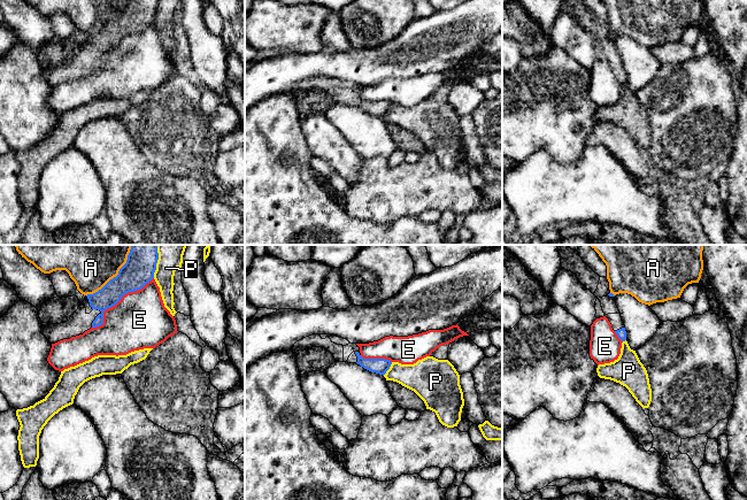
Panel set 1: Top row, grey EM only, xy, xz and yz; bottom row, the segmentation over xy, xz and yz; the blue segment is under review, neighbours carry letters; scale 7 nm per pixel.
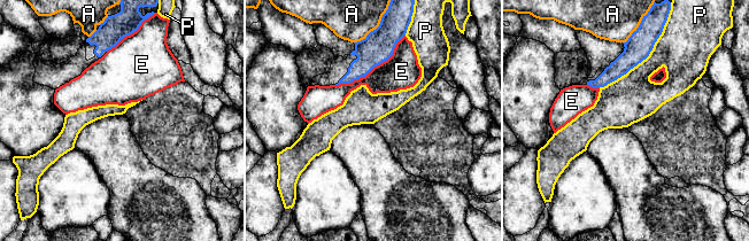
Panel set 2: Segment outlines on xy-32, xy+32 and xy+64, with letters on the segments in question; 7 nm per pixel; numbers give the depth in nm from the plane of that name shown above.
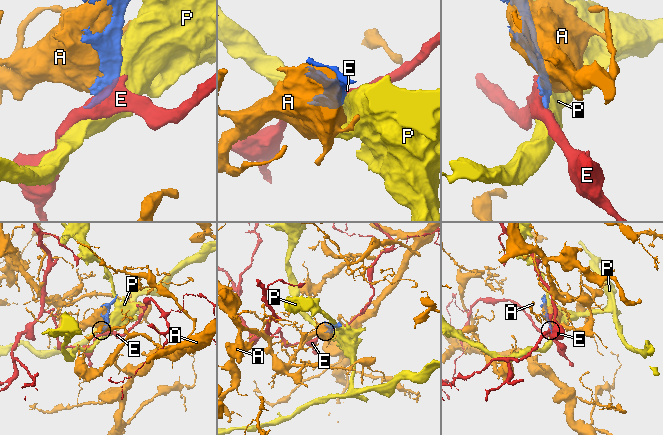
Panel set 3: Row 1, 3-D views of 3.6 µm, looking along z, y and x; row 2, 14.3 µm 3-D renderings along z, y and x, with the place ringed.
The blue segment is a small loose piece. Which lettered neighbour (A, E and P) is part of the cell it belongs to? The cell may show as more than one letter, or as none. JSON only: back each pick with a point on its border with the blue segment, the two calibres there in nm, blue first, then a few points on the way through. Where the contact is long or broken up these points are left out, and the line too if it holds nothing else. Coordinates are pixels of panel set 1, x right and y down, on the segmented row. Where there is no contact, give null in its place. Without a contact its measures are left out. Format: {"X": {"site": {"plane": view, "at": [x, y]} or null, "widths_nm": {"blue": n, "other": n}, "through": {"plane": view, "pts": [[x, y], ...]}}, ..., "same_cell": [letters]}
{"same_cell": []}

